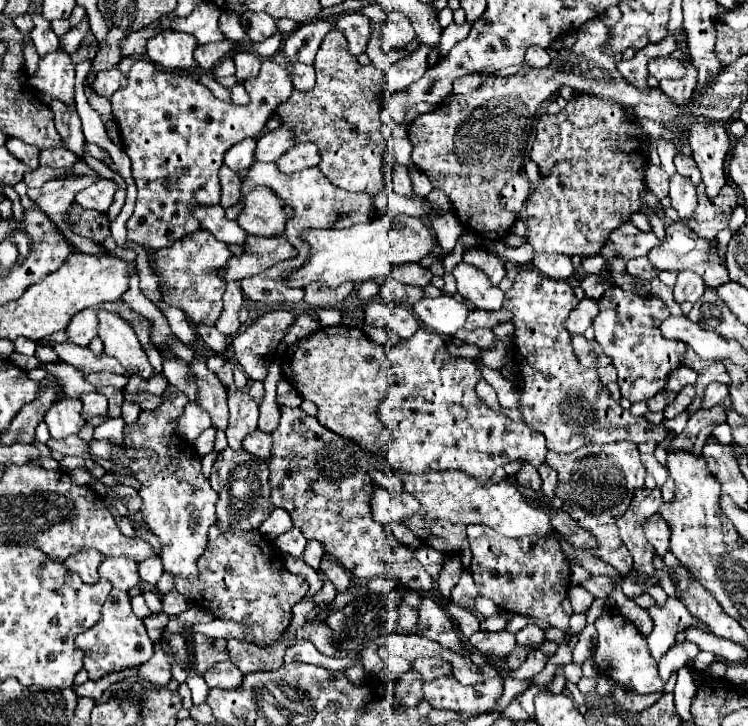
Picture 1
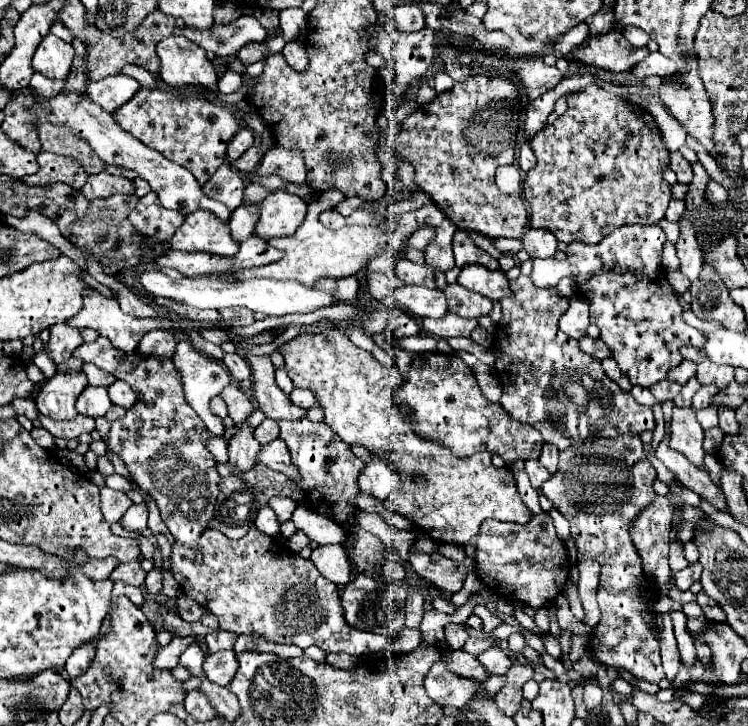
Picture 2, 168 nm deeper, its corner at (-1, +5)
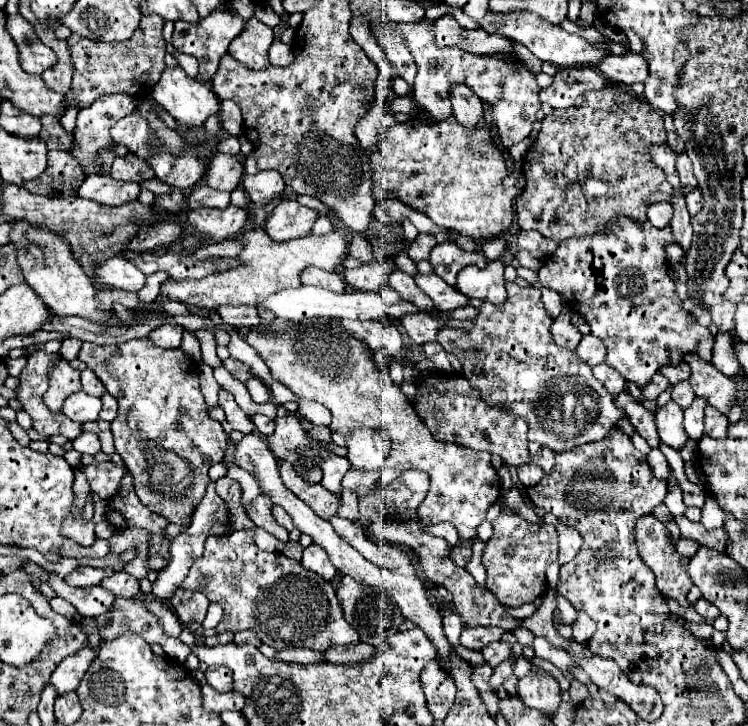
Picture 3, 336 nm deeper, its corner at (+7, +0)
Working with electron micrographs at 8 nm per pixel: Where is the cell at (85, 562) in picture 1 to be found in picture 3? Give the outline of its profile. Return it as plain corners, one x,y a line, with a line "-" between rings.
77,566
65,580
71,586
77,588
87,588
87,586
97,586
103,578
111,576
111,568
93,568
93,566

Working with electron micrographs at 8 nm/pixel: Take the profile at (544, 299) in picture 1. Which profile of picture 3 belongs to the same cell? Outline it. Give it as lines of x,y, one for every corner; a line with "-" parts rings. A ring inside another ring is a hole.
515,282
507,284
507,300
499,306
481,304
477,308
477,316
469,322
447,320
439,330
439,342
447,344
457,358
461,358
461,374
469,380
473,388
477,388
483,400
491,406
505,406
511,414
521,416
529,422
529,440
539,442
553,452
573,450
587,442
603,440
615,422
623,418
623,410
615,406
613,396
595,380
591,368
571,350
559,348
551,336
551,318
545,312
541,302
541,292
537,288
521,288
-
589,396
597,396
595,406
589,406

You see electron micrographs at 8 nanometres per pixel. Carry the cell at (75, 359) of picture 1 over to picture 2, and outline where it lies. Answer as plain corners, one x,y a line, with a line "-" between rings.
99,337
95,343
83,343
71,355
113,373
137,391
137,403
127,409
125,417
111,423
107,445
119,455
133,481
157,503
161,519
175,541
193,549
195,563
199,563
203,557
199,551
199,537
209,529
209,521
213,519
221,475
217,473
213,455
205,447
209,431
185,401
181,377
171,359
139,359
139,355
125,355
105,337

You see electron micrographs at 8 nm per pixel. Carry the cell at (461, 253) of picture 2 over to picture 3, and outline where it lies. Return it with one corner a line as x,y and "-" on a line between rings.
445,240
431,250
429,262
435,274
439,274
451,286
455,286
455,278
465,266
471,266
471,264
479,268
487,266
487,258
481,252
465,252
451,240

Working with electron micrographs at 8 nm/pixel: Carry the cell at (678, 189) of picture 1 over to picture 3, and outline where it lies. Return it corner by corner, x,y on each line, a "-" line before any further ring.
655,144
655,146
651,146
651,160
665,174
675,174
675,158
677,158
677,154
667,144

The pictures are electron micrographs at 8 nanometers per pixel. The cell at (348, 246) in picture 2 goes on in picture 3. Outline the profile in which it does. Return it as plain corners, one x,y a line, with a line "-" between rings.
253,228
241,234
243,250
237,260
243,260
239,268
229,268
227,272
215,272
201,280
171,280
167,278
161,284
161,298
177,300
187,306
195,306
201,310
217,310
225,304
255,304
255,298
261,294
279,292
283,288
299,288
299,274
307,266
317,266
321,270
333,272
347,258
349,240
341,232
329,232
323,236
309,234
305,238
289,240
289,242
273,242
263,228

